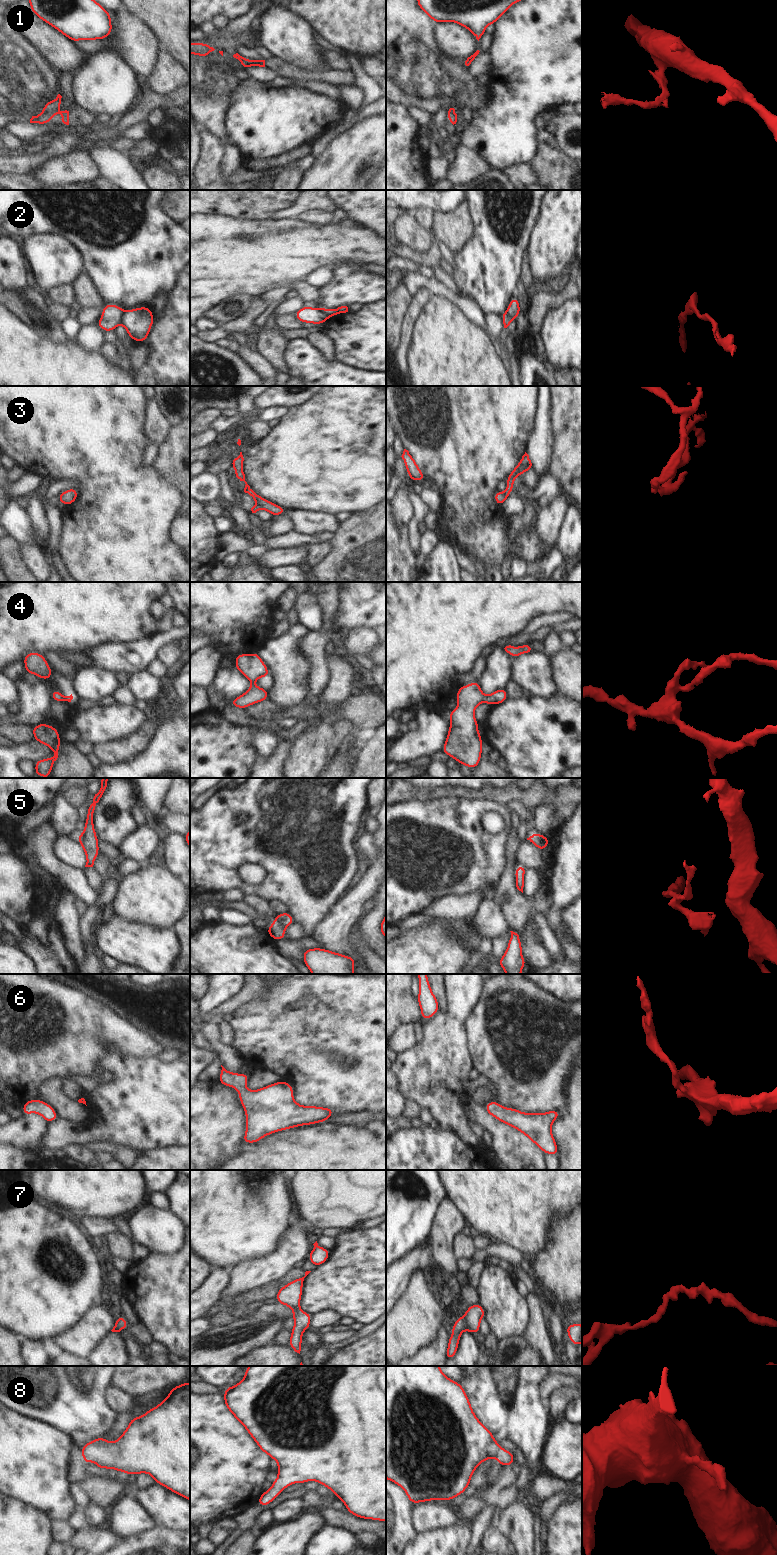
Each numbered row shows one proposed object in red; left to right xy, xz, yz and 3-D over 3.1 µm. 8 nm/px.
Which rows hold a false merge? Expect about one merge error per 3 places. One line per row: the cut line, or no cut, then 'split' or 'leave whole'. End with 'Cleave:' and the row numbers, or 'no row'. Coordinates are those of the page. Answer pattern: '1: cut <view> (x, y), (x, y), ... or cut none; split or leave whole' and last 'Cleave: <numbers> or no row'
1: cut xz (239, 60), (252, 61), (256, 65); split
2: cut xy (125, 311), (122, 314), (120, 323); split
3: cut xz (257, 503), (262, 508); split
4: cut none; leave whole
5: cut xz (274, 921), (277, 921), (284, 928); split
6: cut none; leave whole
7: cut none; leave whole
8: cut none; leave whole
Cleave: 1, 2, 3, 5

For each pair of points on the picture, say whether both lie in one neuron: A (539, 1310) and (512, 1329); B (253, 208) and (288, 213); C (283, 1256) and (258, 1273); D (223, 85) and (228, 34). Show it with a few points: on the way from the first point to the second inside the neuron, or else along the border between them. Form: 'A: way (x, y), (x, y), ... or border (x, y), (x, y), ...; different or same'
A: border (526, 1297), (529, 1319), (522, 1335); different
B: border (295, 200), (289, 206), (278, 209), (270, 217); different
C: way (277, 1262), (264, 1271); same
D: way (223, 72), (223, 47); same

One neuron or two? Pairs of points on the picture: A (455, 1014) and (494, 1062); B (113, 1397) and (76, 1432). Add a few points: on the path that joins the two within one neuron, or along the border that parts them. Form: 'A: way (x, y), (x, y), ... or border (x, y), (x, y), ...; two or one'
A: border (475, 1006), (465, 1022), (469, 1051); two
B: border (110, 1383), (107, 1388), (106, 1402), (116, 1413); two

